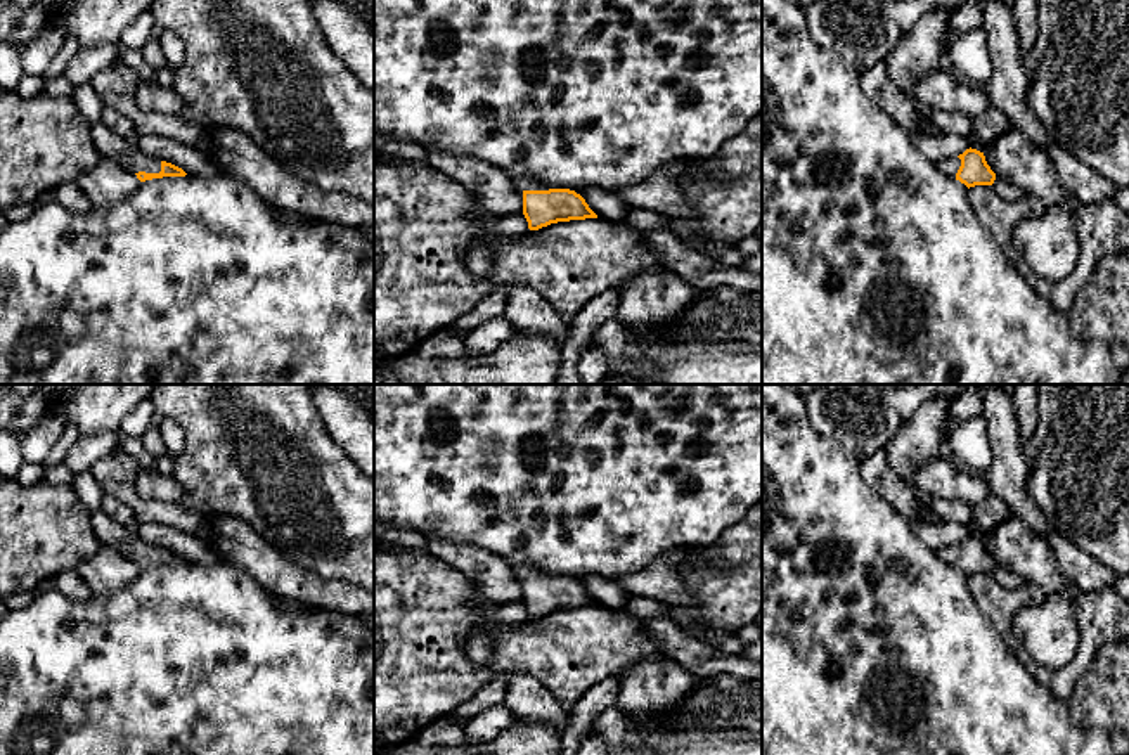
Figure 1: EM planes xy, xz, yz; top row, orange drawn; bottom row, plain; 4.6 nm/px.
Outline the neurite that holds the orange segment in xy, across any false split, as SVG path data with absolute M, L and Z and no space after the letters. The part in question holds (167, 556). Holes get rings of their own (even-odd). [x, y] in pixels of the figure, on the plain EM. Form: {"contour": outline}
{"contour": "M100 509L90 513L90 523L100 545L121 551L140 570L187 563L182 556L171 551L159 549L144 542L135 532L125 532L116 519L113 519Z"}

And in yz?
{"contour": "M971 535L956 545L940 549L939 556L968 577L975 573L992 573L996 568L996 561L987 552L984 540Z"}

